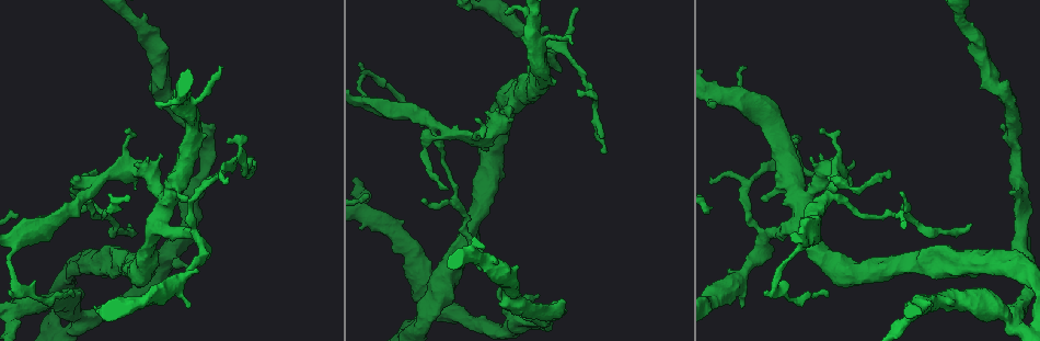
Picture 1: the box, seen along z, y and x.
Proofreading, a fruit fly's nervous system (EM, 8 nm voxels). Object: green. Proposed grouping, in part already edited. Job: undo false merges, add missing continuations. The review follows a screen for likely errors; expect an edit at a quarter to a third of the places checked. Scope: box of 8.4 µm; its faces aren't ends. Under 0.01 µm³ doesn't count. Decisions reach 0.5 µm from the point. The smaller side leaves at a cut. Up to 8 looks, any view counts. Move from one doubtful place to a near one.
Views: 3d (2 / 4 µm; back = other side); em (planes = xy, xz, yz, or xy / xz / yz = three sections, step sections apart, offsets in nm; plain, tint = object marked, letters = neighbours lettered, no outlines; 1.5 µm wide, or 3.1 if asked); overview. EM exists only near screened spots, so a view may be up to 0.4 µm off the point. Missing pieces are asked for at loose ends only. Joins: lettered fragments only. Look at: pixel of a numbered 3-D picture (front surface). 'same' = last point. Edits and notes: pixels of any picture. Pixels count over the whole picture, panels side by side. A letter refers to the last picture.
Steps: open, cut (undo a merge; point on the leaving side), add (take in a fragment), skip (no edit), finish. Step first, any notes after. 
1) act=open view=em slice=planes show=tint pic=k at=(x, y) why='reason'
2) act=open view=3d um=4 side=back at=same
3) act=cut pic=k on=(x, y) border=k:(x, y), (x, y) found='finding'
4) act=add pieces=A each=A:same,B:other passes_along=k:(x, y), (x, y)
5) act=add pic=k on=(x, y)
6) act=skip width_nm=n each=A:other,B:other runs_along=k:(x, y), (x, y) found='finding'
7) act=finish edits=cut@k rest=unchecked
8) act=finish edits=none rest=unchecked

act=open view=3d um=2 side=back pic=1 at=(1016, 162) why='thin neck'

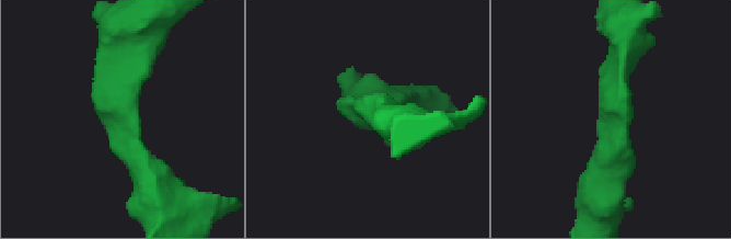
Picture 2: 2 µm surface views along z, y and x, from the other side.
act=open view=em slice=xy step=4 show=tint pic=2 at=(614, 117) arm_widths_nm=300,300 why='need the tissue'

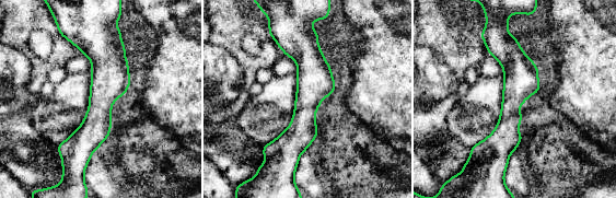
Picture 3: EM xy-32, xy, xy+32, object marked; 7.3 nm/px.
act=open view=em slice=planes show=letters at=same

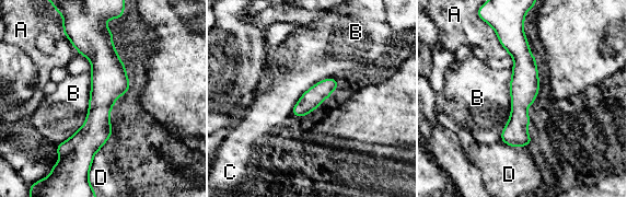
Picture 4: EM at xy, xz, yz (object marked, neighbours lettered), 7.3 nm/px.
act=skip width_nm=150 each=A:other,B:other,C:other,D:other border=4:(511, 70), (511, 113), (500, 136) found='continuous, no second cell'

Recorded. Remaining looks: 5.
act=open view=3d um=4 pic=1 at=(916, 312) why='thick turns thin'

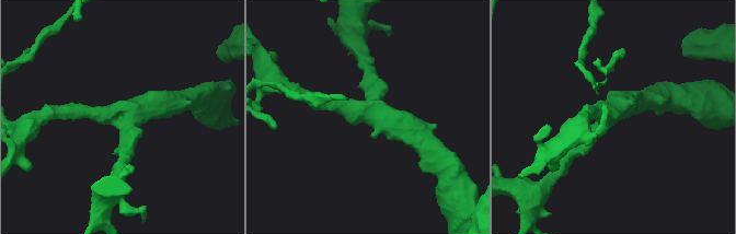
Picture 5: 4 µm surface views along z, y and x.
act=open view=em slice=planes show=letters pic=5 at=(133, 119)

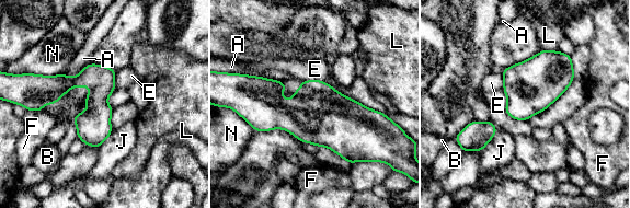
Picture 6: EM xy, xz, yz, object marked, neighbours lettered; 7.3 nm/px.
act=skip width_nm=110 each=A:other,B:other,E:other,F:other,J:other,L:other,N:other found='all the same cell'

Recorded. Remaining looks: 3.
act=open view=em slice=xy step=4 show=tint pic=1 at=(741, 307) why='an open end'

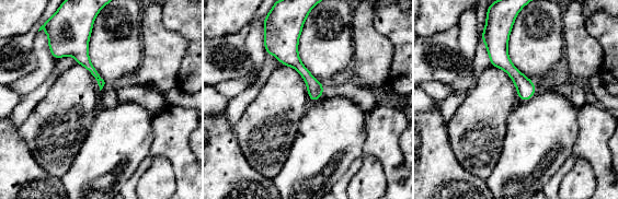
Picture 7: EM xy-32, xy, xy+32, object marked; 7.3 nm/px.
act=open view=em slice=xz step=4 show=letters at=same why='cut it another way'

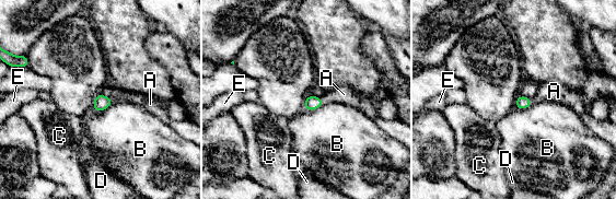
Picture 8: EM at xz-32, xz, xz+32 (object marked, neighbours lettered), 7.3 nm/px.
act=add pieces=A each=A:same,B:other,C:other,D:other,E:other passes_along=8:(312, 103), (323, 101), (344, 94) found='it goes on there'

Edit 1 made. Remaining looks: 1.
act=finish edits=add@8 rest=unchecked

